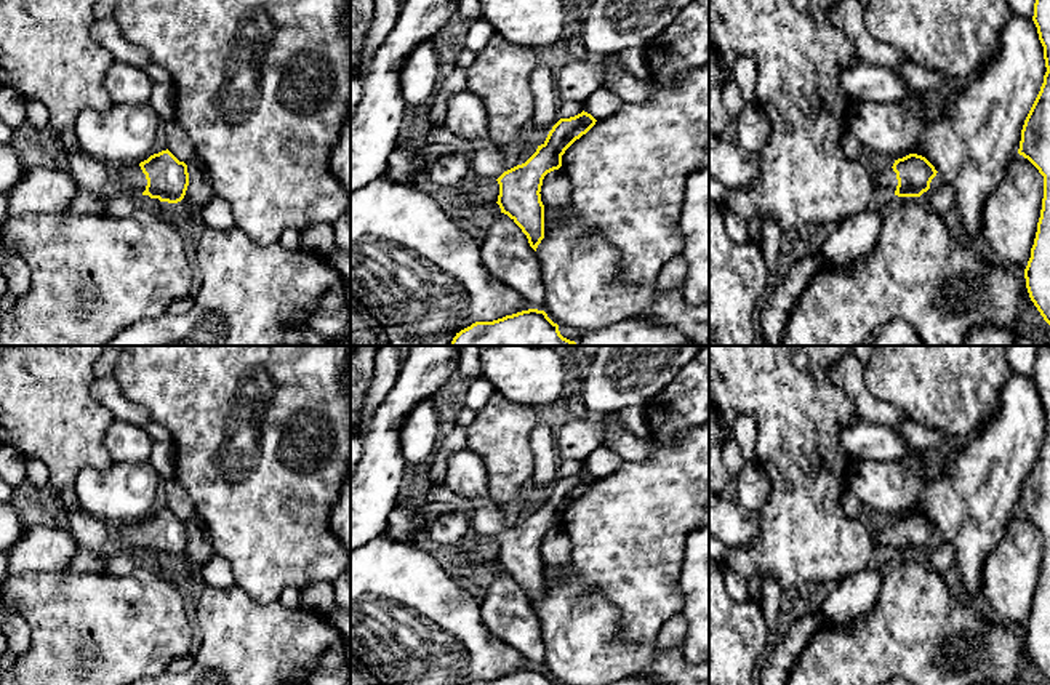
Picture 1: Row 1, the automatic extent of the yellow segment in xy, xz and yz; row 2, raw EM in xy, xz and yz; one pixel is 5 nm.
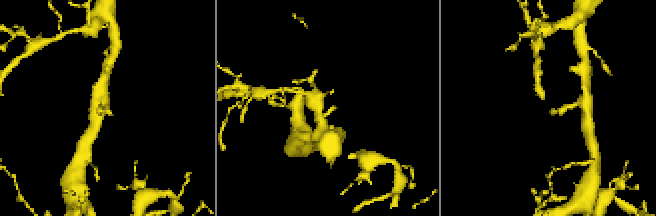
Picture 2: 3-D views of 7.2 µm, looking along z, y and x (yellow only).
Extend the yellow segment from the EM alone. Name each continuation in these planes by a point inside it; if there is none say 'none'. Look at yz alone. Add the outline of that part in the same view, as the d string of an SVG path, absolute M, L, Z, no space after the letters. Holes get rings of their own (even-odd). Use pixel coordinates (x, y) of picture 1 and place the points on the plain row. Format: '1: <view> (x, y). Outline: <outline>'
1: yz (885, 540). Outline: M887 527L885 530L879 531L876 536L876 546L880 552L895 552L898 538L893 527Z

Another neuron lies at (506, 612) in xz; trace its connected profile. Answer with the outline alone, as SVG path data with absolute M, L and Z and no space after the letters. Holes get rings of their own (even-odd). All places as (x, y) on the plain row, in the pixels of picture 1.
M498 573L480 599L482 619L487 629L517 650L531 667L543 669L546 647L536 610L527 594L507 573Z

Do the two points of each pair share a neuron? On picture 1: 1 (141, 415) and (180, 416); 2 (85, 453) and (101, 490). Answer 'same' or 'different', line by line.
1: different
2: different

